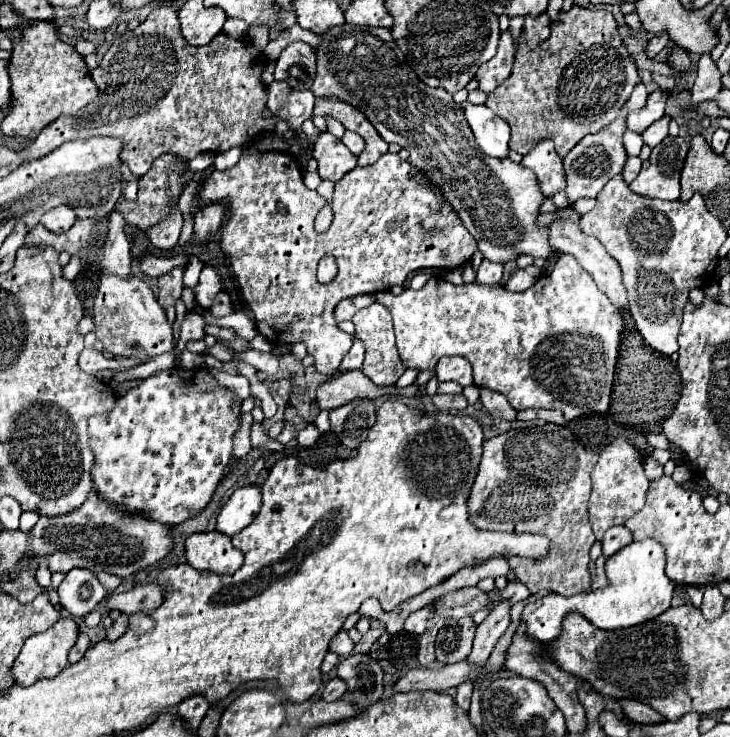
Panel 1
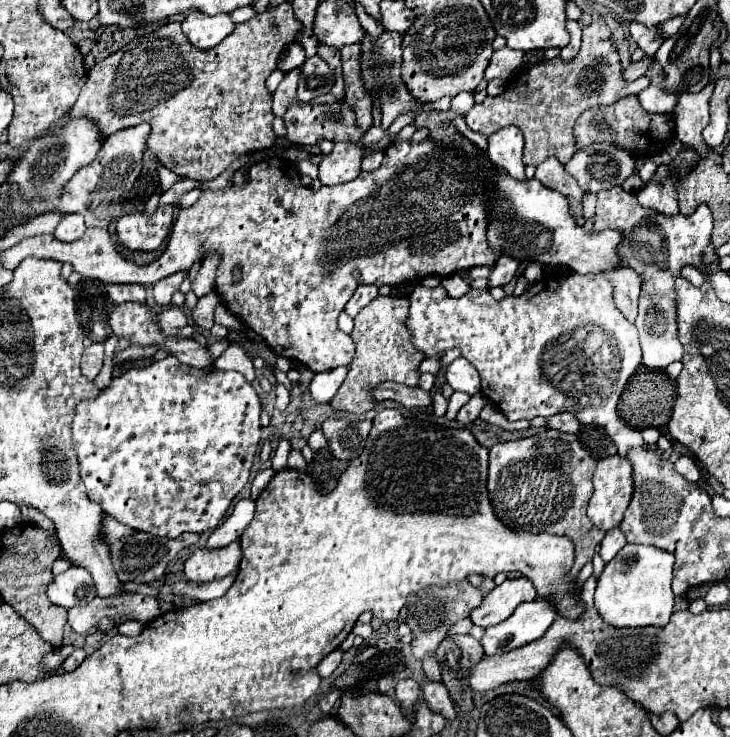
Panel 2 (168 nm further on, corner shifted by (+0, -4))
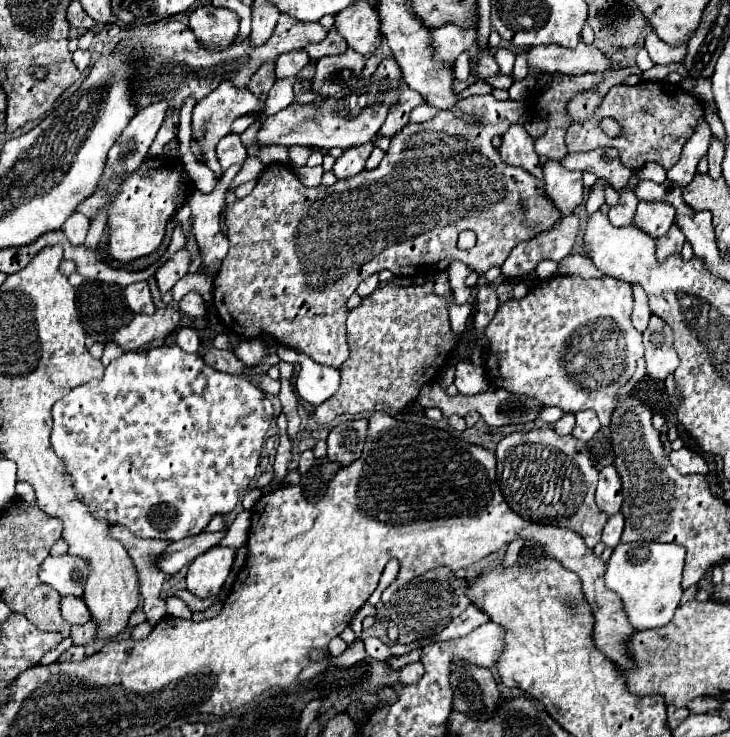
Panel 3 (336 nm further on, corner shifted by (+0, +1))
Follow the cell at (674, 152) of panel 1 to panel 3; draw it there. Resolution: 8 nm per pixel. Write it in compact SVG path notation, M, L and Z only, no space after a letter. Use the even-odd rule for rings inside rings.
M639 201L635 213L635 227L651 237L661 237L669 231L675 219L675 207L665 201Z

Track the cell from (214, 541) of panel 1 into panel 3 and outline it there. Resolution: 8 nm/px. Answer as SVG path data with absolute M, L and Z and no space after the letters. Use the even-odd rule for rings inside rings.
M215 547L207 553L199 555L187 571L187 589L197 597L205 599L219 593L221 585L225 583L231 565L235 559L235 551L231 547Z

